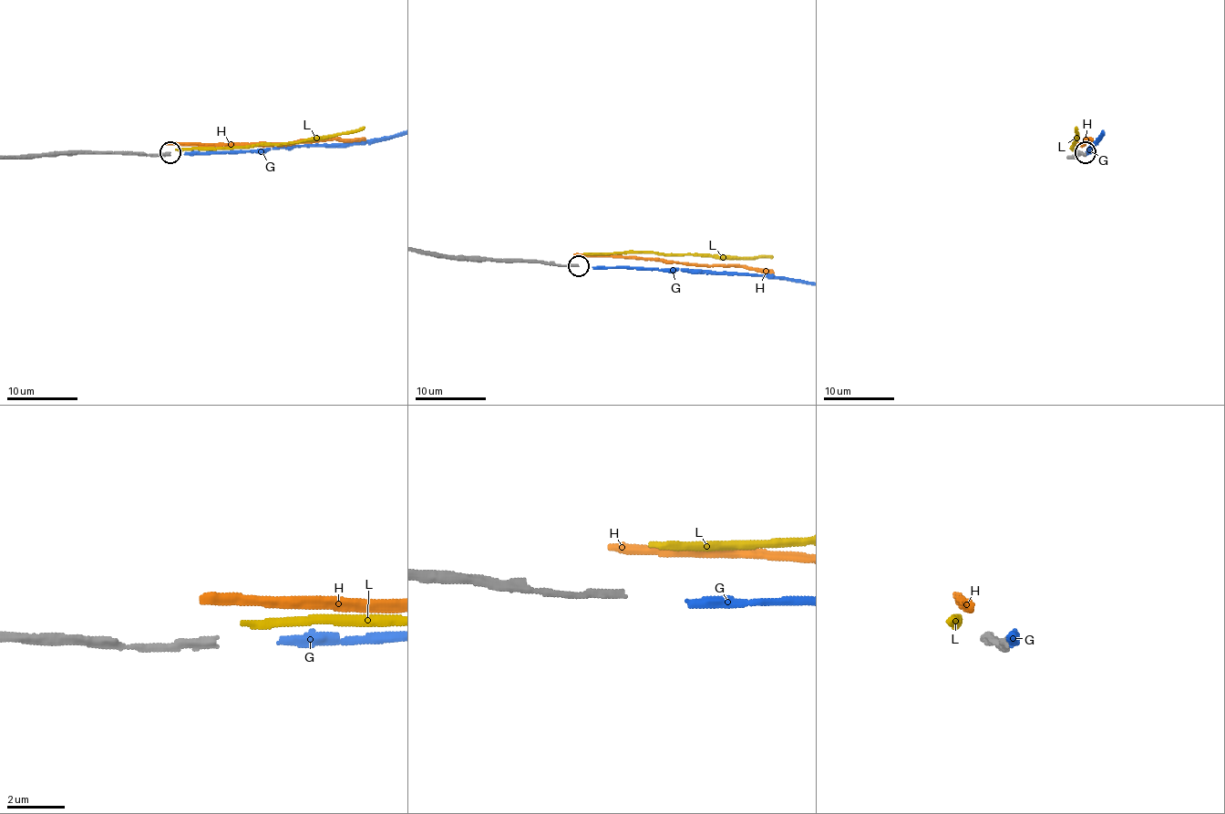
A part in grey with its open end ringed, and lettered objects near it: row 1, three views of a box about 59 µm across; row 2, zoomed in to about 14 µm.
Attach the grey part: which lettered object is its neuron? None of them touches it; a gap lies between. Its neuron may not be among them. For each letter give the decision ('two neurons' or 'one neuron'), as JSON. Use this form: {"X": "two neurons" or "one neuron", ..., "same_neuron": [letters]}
{"G": "one neuron", "H": "two neurons", "L": "two neurons", "same_neuron": ["G"]}

